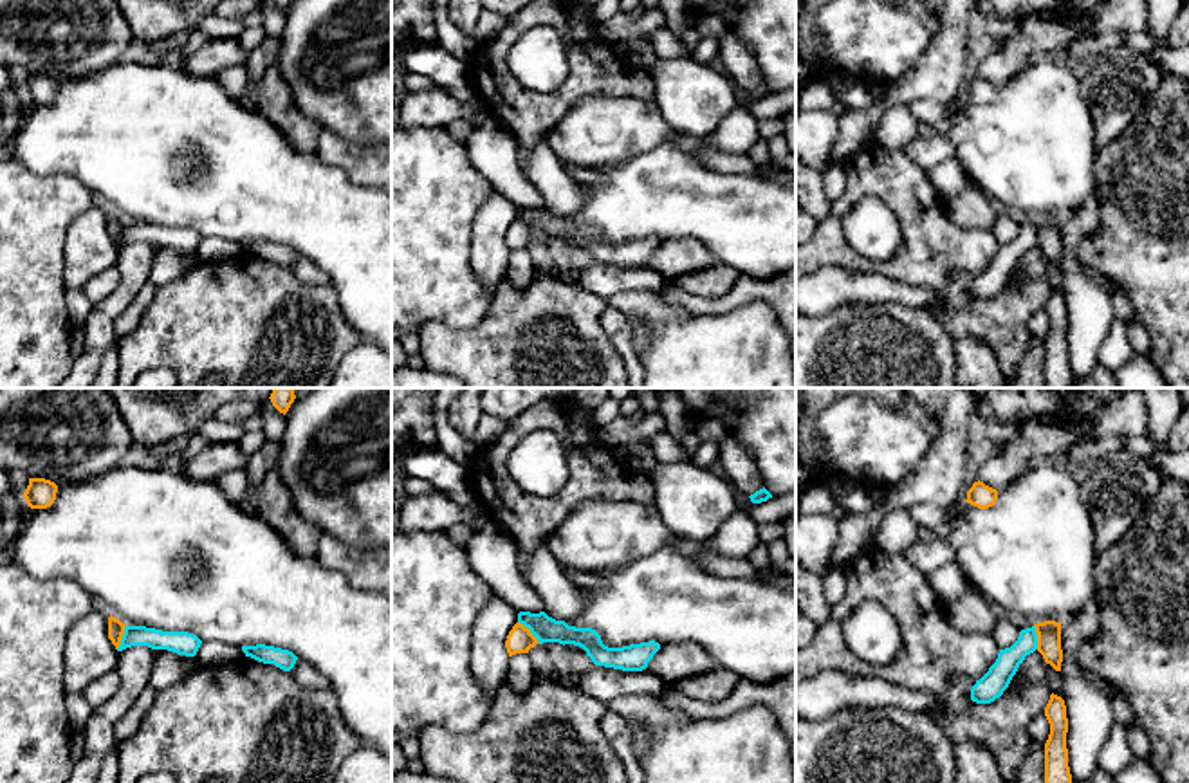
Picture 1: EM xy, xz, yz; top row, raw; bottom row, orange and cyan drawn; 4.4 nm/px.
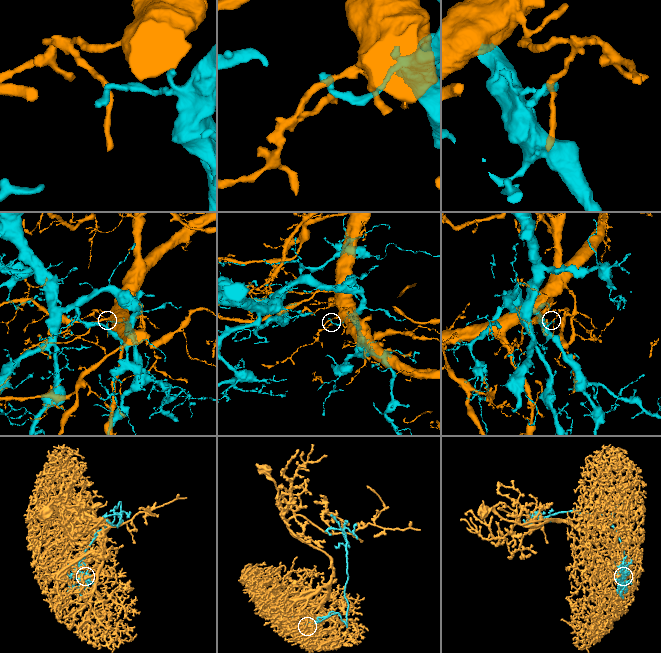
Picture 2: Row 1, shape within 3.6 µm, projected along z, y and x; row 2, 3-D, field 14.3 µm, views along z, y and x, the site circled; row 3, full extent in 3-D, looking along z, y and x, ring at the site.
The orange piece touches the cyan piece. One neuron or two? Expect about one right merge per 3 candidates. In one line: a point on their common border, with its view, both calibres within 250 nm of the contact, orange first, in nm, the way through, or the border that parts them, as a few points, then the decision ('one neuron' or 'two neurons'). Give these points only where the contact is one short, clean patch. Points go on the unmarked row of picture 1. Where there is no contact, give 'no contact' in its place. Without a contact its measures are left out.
xz (529, 228) | 120/120 nm | two neurons

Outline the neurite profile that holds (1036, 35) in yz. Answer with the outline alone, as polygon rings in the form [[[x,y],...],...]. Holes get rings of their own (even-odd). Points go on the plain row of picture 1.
[[[1027,16],[1012,34],[980,63],[980,78],[1001,87],[1016,78],[1034,54],[1057,54],[1077,40],[1095,38],[1086,20]]]

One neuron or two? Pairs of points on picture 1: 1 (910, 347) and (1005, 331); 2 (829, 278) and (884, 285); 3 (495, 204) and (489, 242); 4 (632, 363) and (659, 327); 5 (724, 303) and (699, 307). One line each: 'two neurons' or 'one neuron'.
1: two neurons
2: one neuron
3: one neuron
4: two neurons
5: one neuron

